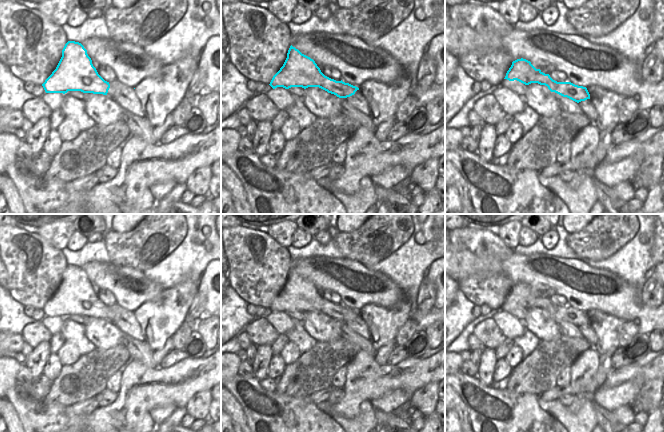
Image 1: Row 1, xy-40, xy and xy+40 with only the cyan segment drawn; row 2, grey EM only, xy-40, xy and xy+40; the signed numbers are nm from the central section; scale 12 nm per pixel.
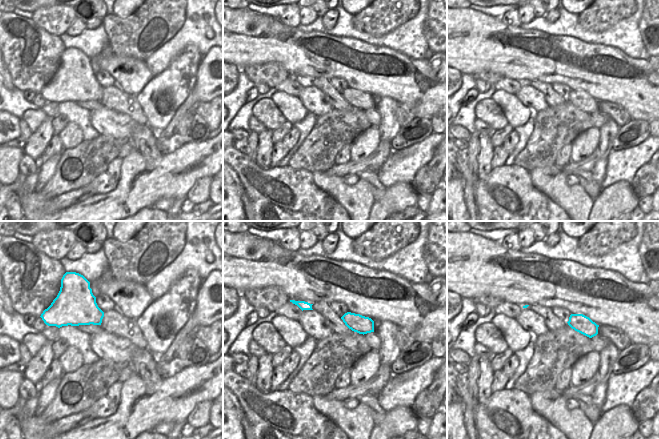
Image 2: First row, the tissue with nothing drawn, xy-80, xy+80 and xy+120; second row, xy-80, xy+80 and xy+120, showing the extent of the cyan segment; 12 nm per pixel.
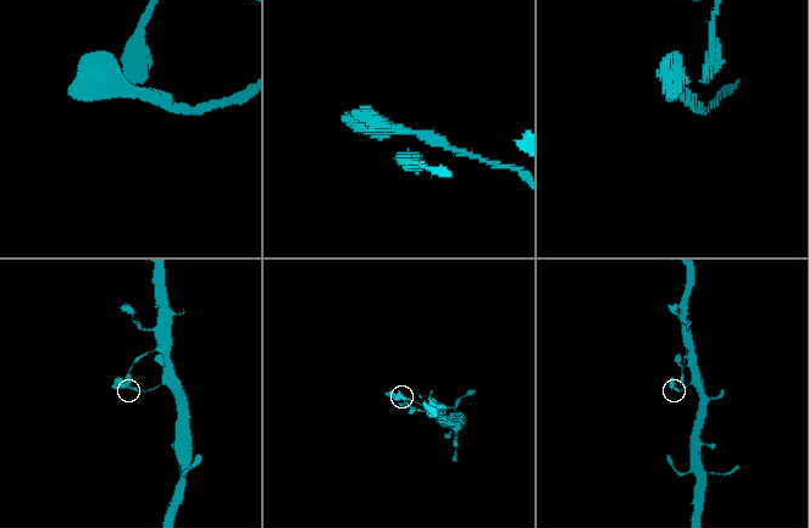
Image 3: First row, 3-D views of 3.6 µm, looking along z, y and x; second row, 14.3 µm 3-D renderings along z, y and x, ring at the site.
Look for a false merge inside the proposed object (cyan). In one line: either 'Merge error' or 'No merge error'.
No merge error.

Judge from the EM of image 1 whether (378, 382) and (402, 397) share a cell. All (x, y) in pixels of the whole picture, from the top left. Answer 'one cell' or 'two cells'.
two cells

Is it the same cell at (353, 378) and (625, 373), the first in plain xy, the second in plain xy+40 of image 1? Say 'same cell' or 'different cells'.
same cell

